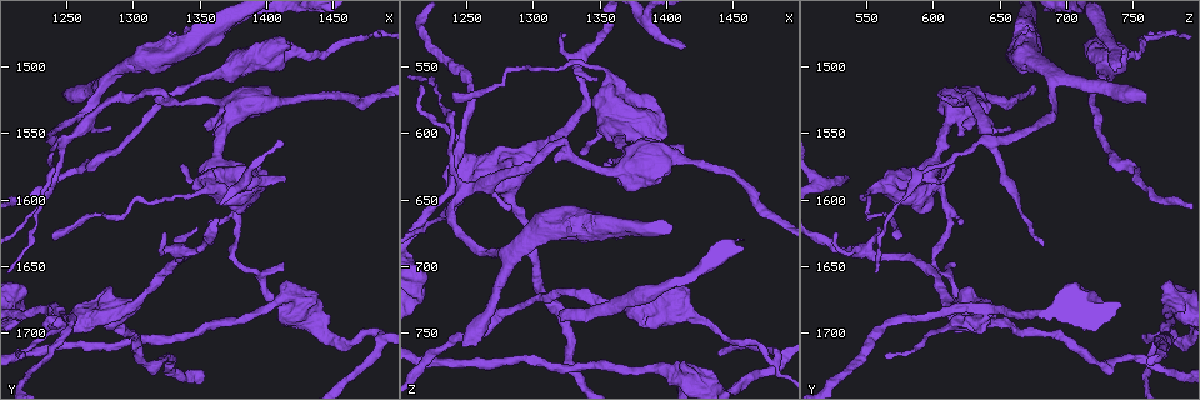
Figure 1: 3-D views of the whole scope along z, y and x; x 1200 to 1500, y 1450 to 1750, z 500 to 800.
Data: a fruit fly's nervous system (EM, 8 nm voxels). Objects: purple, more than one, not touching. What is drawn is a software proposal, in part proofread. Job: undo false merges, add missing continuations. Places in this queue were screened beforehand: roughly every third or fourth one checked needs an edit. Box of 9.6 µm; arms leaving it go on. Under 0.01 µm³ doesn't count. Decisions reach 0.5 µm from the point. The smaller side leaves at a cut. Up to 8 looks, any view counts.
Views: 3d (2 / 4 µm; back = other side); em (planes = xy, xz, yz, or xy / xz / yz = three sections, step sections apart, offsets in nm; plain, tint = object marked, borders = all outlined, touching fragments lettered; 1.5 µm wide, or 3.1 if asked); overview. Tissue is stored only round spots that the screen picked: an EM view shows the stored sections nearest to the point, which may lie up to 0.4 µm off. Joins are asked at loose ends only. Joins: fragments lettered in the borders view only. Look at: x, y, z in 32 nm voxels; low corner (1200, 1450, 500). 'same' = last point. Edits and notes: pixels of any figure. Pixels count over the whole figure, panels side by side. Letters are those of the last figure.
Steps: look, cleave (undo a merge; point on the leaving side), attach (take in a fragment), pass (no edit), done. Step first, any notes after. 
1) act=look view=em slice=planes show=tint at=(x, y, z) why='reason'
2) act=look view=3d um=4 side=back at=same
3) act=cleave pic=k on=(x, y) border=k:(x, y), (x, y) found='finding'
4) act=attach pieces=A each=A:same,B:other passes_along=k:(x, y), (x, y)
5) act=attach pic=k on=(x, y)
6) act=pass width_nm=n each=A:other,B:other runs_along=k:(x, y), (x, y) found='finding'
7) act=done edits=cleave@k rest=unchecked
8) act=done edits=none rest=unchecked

act=look view=em slice=yz step=8 show=tint at=(1318, 1520, 608) why='sharp bend'

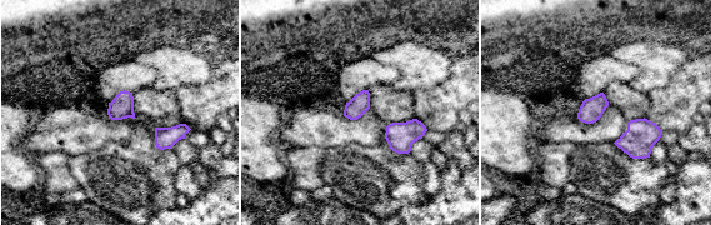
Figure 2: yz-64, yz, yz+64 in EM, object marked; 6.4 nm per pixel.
act=look view=em slice=planes show=borders at=same why='cut it another way'

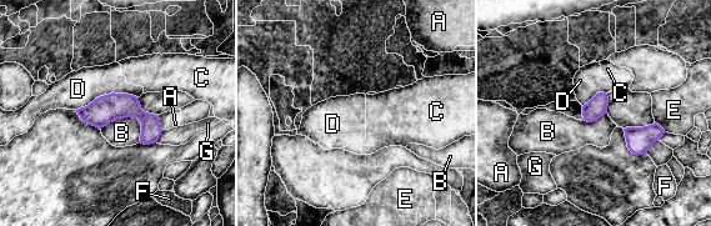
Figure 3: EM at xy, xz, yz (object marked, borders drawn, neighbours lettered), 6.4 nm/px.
act=pass width_nm=130 longest_contact=D:420nm each=A:other,B:other,C:other,D:other,E:other,F:other,G:other found='all the same cell'

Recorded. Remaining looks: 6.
act=look view=3d um=2 at=(1322, 1502, 738) why='free end'

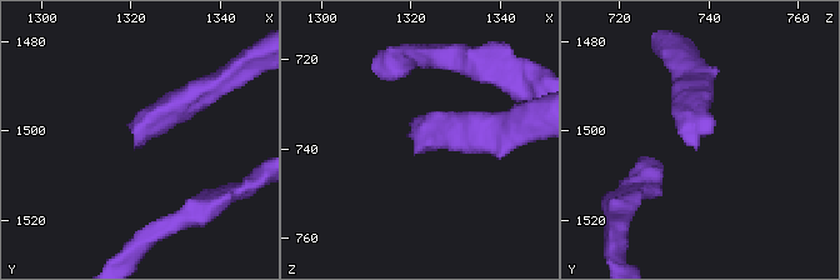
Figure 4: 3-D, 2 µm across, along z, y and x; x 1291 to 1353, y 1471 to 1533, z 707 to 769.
act=look view=em slice=xy step=8 show=borders at=(1321, 1503, 738) why='need the tissue'

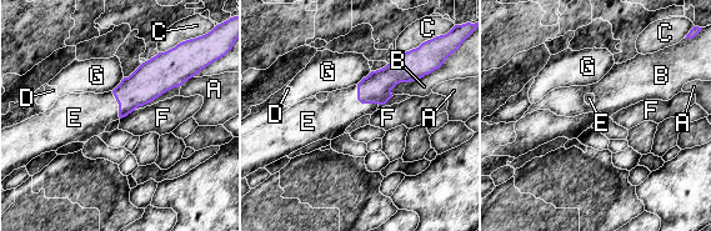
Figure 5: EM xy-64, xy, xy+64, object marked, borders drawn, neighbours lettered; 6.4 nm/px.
act=attach pieces=E each=A:other,B:other,C:other,D:other,E:same,F:other,G:other passes_along=5:(376, 88), (361, 103), (329, 120) found='it goes on there'

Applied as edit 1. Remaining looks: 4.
act=look view=em slice=xy step=8 show=plain at=(1278, 1508, 692) why='thick turns thin'

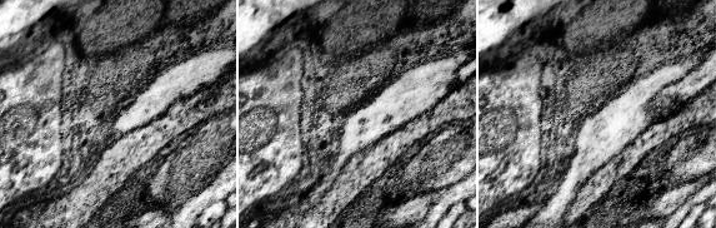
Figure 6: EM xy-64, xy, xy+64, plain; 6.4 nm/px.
act=look view=em slice=xy step=8 show=borders at=same

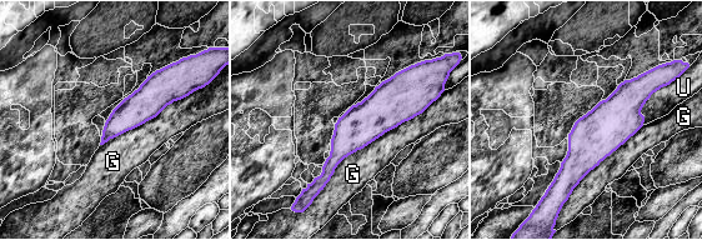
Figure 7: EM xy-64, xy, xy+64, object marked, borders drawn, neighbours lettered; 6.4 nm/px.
act=pass each=G:other,U:other runs_along=7:(647, 75), (588, 144), (563, 189) found='all the same cell'

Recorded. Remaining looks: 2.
act=look view=3d um=4 at=(1416, 1582, 536) why='free end'

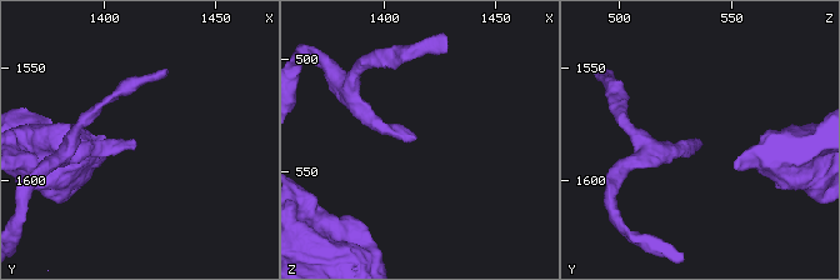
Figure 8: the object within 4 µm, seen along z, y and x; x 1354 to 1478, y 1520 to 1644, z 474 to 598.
act=look view=em slice=planes show=borders at=(1413, 1583, 536) why='need the tissue'

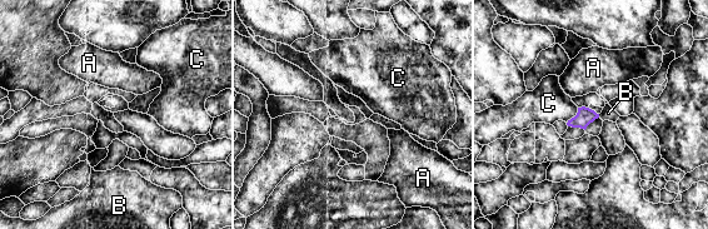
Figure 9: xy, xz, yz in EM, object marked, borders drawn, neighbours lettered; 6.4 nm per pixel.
act=pass width_nm=110 each=A:other,B:other,C:other found='no lettered fragment goes on from it'

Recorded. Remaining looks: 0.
act=done edits=attach@5 rest=unchecked

